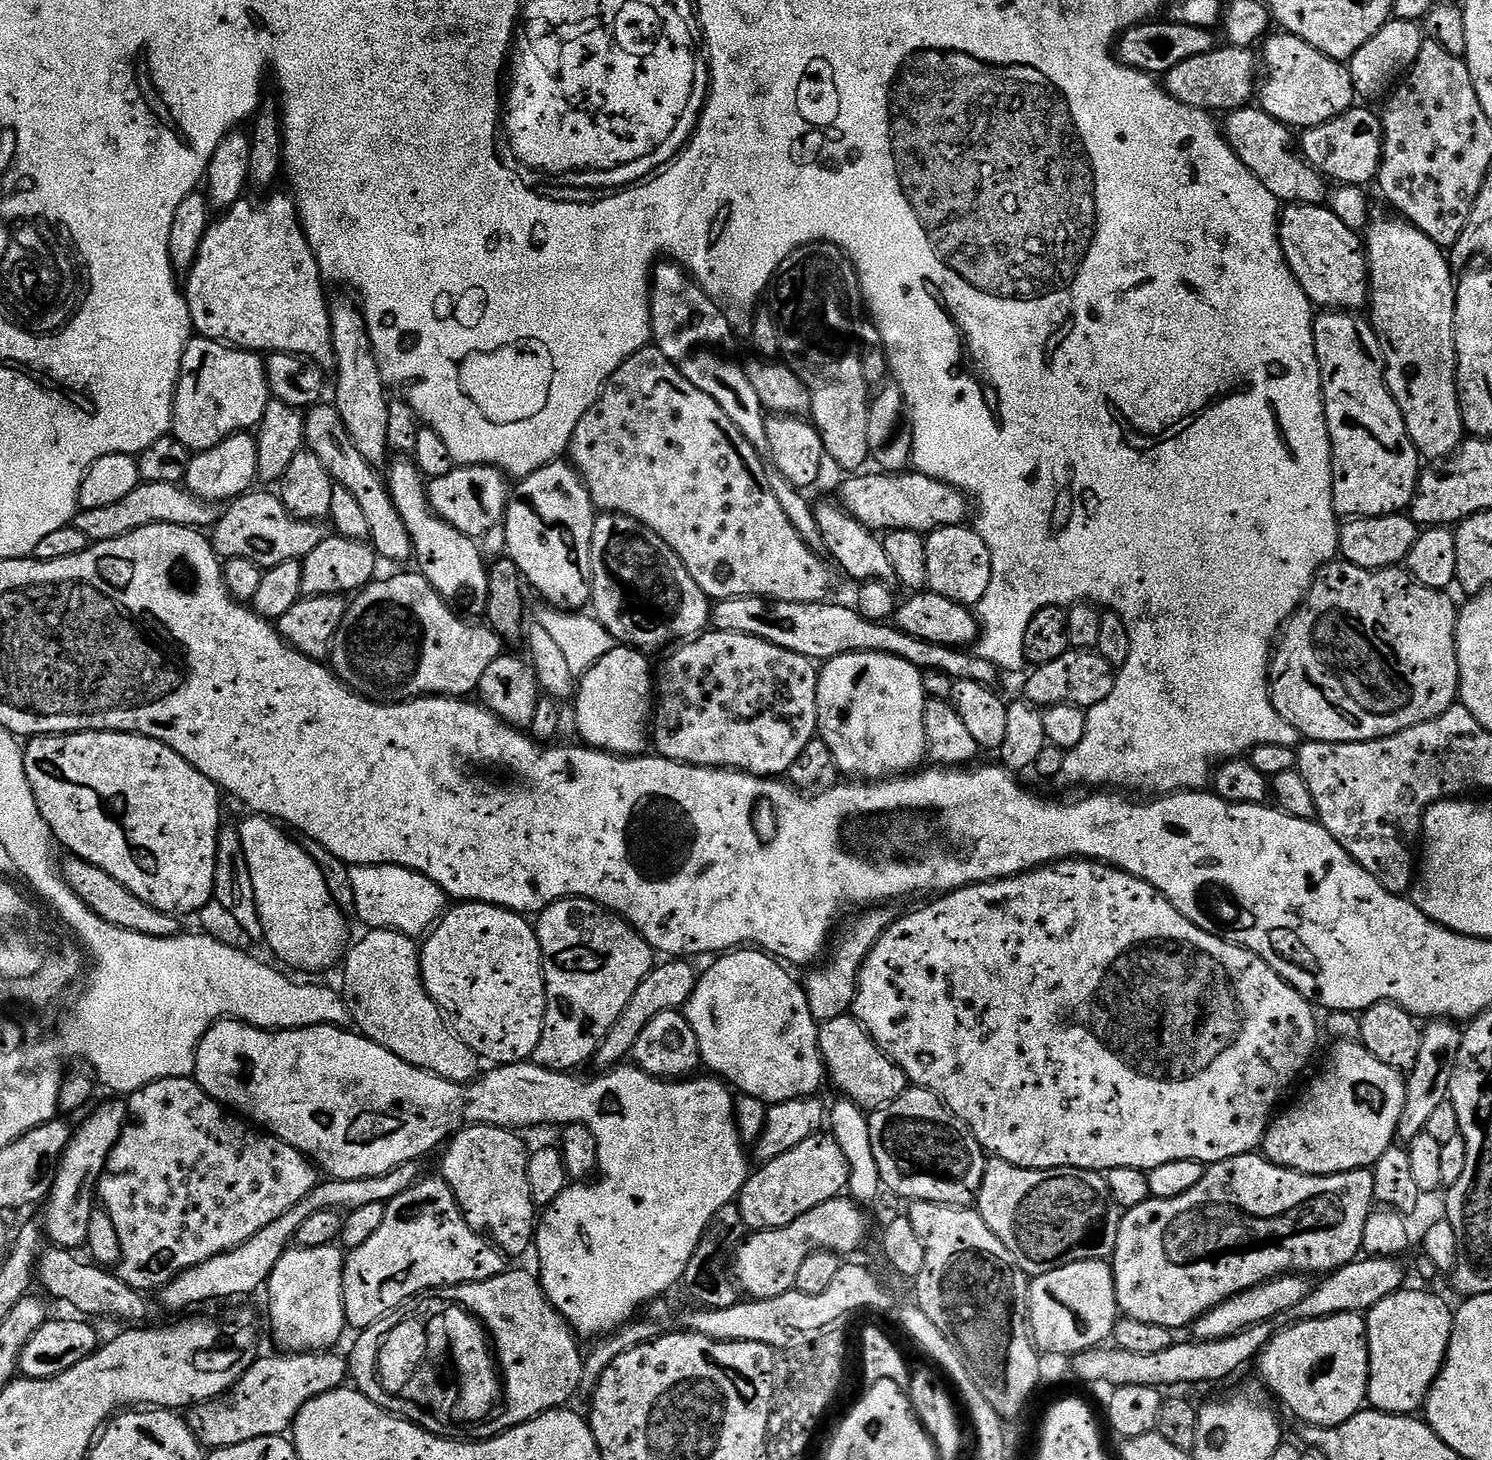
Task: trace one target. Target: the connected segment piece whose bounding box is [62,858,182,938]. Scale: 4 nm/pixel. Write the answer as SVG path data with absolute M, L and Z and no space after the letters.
M72 858L69 861L68 865L63 865L62 875L70 890L74 890L74 894L78 894L78 898L86 902L90 911L98 914L98 918L110 922L110 926L118 926L122 930L130 930L134 934L142 934L150 938L170 938L181 935L181 921L177 917L166 914L162 910L154 910L154 906L142 902L142 898L130 894L130 890L126 890L126 886L118 882L118 878L110 878L106 870L98 870L98 866L87 864L84 860Z

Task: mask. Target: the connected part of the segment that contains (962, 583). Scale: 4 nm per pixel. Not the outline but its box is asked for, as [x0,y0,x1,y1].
[926,527,992,606]

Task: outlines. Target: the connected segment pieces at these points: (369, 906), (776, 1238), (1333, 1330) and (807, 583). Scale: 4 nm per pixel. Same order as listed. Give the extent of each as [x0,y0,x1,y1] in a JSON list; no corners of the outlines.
[[350,864,446,938],[734,1198,868,1300],[1258,1312,1370,1428],[567,346,832,604]]

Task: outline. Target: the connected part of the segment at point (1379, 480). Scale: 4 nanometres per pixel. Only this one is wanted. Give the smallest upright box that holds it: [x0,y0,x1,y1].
[1313,310,1422,518]

